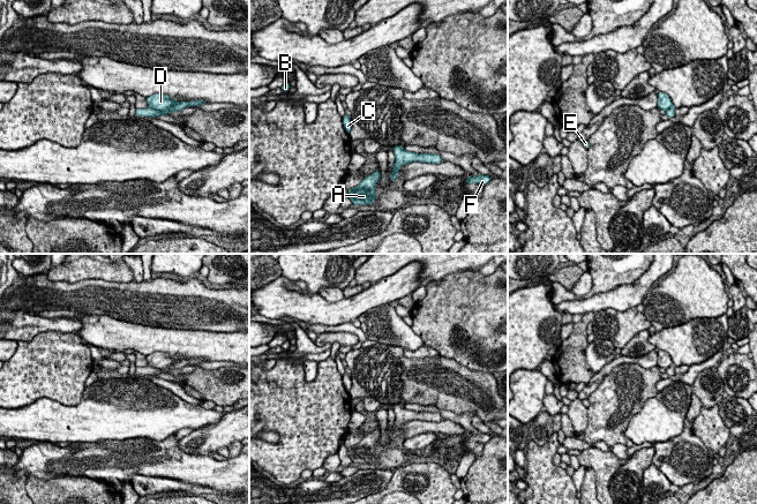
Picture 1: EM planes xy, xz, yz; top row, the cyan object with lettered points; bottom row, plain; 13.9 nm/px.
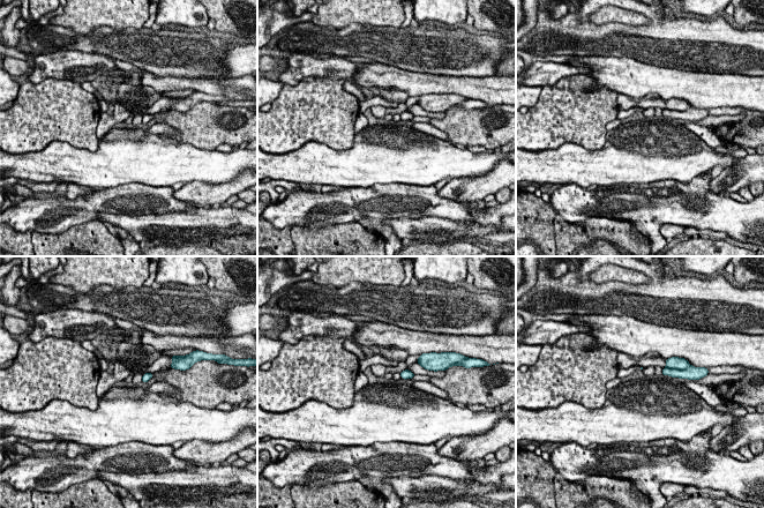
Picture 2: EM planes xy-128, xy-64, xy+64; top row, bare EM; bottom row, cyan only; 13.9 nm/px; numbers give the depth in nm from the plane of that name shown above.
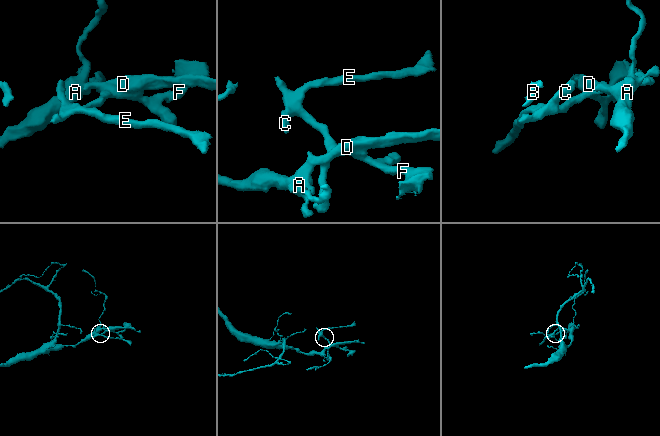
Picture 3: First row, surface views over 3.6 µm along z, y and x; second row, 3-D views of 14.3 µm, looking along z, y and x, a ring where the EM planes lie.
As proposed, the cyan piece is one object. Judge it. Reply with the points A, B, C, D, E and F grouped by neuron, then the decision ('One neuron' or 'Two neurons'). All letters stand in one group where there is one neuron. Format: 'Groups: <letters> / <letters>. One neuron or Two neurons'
Groups: A B D / C E F. Two neurons

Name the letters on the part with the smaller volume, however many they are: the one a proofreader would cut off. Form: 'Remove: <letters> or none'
Remove: C, E, F

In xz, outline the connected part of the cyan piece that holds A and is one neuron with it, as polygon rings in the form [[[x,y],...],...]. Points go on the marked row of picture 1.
[[[375,171],[369,176],[363,178],[363,180],[357,186],[348,189],[348,198],[354,205],[373,205],[376,191],[375,185],[381,179],[381,172]]]

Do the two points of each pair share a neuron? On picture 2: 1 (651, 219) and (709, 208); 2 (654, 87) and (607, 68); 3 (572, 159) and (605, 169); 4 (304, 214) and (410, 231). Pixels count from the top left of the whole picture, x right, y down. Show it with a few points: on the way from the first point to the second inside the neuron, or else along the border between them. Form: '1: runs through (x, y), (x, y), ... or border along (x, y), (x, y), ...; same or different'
1: runs through (665, 208), (695, 208); same
2: runs through (643, 79), (619, 74); same
3: runs through (581, 166), (597, 167); same
4: border along (417, 217), (384, 218), (381, 222); different

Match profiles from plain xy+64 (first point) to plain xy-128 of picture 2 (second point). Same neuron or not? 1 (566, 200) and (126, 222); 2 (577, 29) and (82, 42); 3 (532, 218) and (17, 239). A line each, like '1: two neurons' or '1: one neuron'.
1: two neurons
2: one neuron
3: one neuron

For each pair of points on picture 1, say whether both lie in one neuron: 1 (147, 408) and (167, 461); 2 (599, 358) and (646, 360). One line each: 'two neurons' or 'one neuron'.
1: two neurons
2: two neurons

